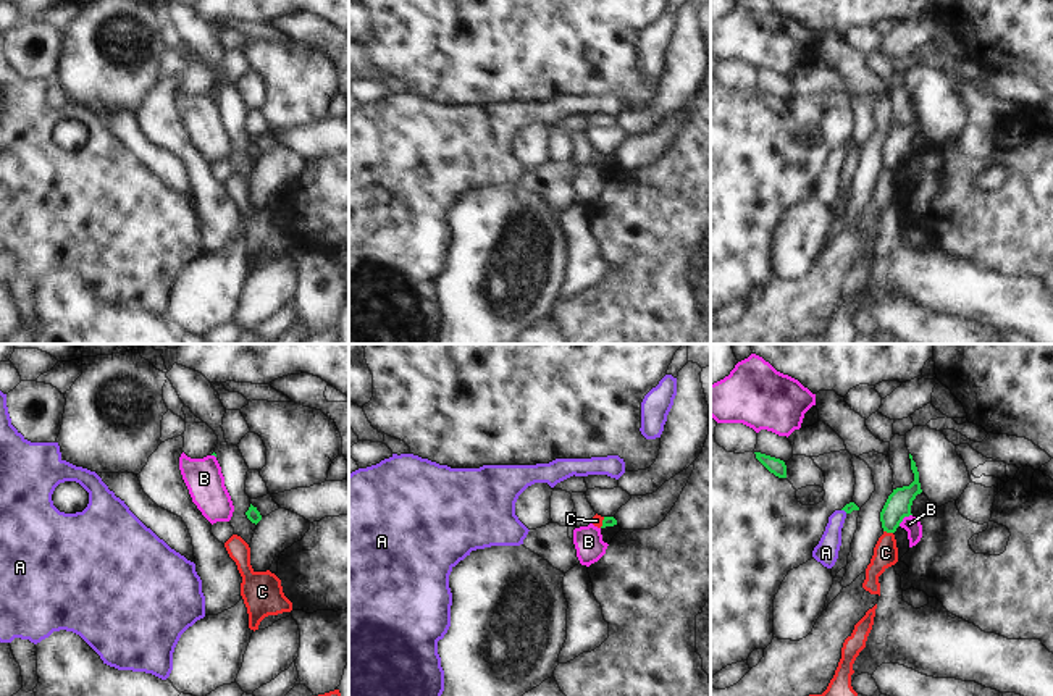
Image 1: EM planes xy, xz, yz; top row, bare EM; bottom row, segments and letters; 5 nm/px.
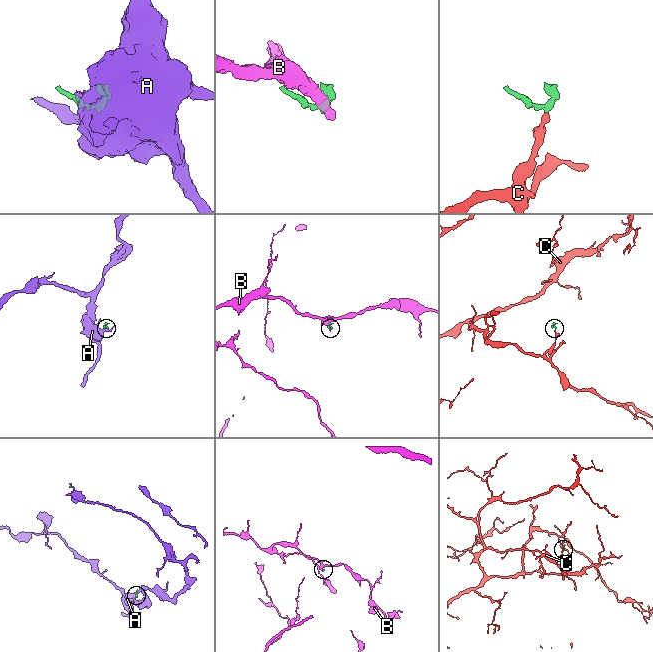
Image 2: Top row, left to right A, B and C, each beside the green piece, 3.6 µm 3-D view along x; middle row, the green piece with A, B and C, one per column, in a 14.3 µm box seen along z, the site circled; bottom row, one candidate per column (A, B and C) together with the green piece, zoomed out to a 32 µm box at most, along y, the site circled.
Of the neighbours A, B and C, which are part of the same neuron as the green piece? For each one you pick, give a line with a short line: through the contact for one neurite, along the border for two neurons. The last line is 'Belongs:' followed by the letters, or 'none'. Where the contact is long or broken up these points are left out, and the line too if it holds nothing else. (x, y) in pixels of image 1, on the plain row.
Belongs: none

